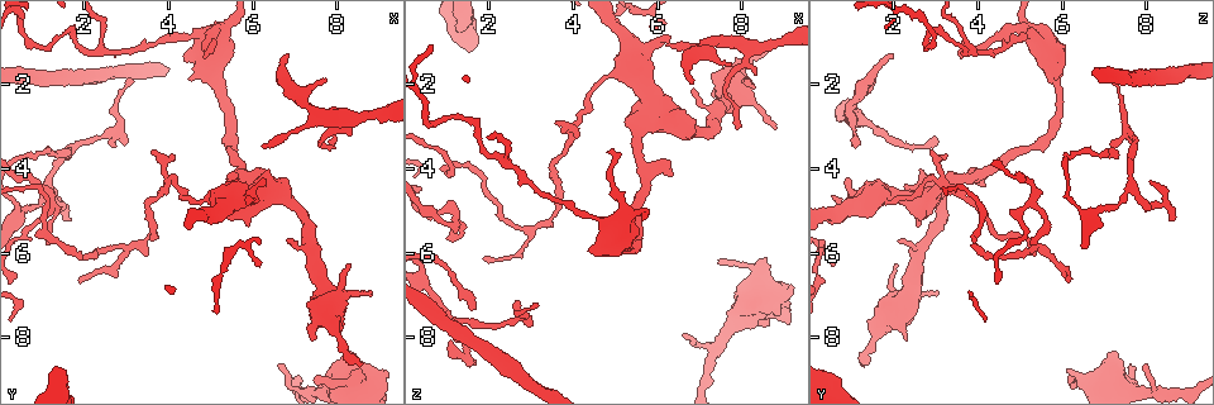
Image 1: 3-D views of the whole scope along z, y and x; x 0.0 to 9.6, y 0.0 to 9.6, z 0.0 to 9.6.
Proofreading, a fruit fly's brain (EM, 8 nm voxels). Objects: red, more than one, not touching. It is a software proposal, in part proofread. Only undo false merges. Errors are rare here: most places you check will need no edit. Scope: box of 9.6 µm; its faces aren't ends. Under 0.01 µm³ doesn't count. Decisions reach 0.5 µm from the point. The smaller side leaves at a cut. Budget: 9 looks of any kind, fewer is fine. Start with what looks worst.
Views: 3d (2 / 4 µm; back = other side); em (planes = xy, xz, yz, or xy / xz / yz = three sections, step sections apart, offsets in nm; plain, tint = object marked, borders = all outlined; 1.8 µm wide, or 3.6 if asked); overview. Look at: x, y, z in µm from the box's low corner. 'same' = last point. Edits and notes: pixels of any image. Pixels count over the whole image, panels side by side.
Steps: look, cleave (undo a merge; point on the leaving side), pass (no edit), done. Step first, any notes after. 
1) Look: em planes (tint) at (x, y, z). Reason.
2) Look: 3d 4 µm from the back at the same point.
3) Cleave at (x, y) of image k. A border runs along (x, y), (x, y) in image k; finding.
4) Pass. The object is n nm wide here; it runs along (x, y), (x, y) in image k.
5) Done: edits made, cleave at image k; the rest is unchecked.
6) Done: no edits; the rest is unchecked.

Look: 3d 2 µm from the back at (1.45, 4.80, 8.35). Sharp bend.

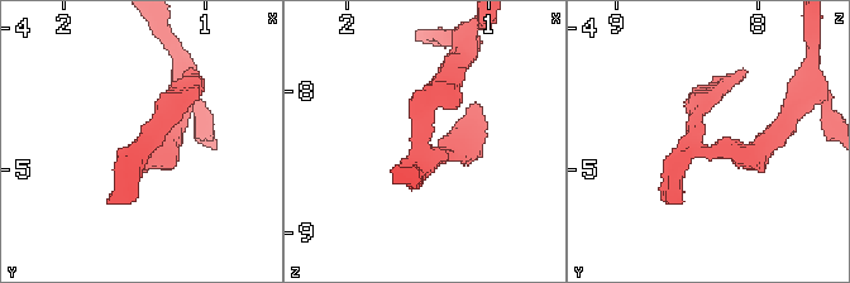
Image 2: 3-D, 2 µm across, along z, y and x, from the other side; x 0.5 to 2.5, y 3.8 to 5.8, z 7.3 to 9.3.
Look: em planes (plain) at (1.44, 4.88, 8.36).

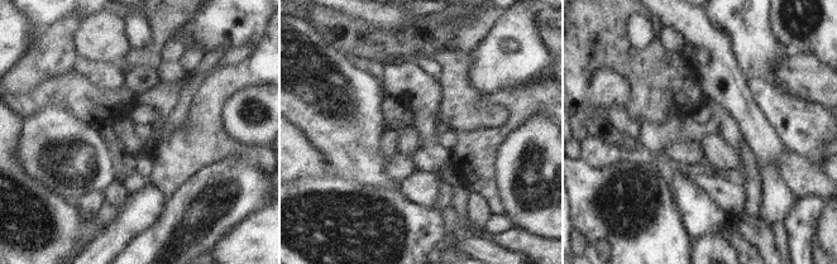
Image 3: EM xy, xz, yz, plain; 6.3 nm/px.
Look: em planes (tint) at the same point. Where the object lies.

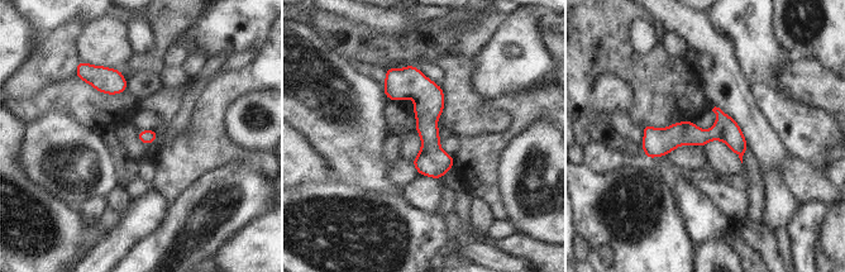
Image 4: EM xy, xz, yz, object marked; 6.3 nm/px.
Pass. The object is 100 nm wide here; it runs along (390, 71), (426, 105), (438, 175) in image 4; all the same neuron.

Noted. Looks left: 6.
Look: 3d 2 µm at (0.55, 5.05, 6.85). Two arms in line, one across.

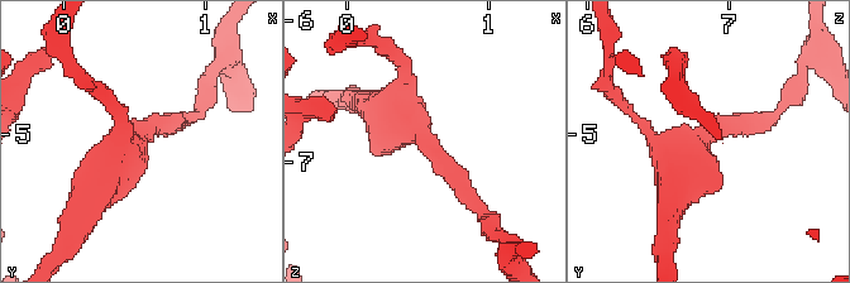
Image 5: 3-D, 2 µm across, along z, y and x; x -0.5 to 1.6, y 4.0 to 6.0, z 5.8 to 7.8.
Look: em 3.6 µm planes (plain) at (0.58, 4.98, 6.88). 3 arms meet here.

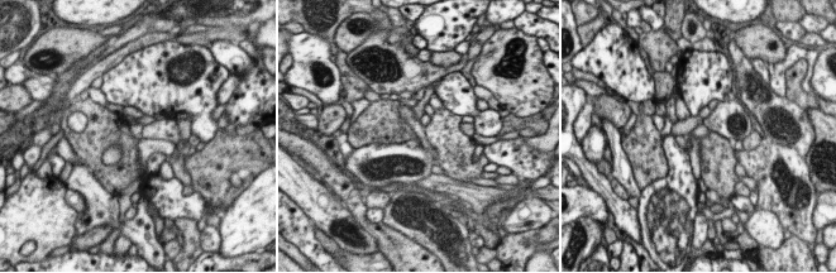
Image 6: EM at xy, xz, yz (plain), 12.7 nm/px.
Look: em 3.6 µm planes (tint) at the same point. With the object marked.

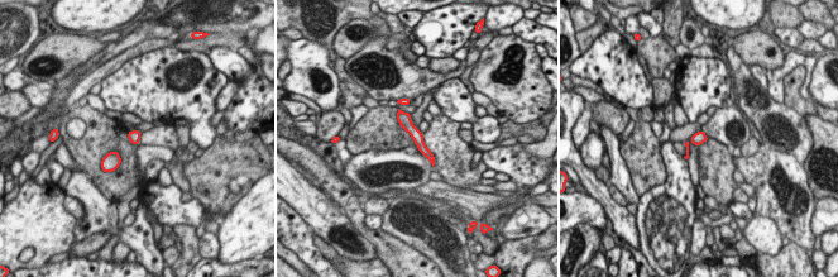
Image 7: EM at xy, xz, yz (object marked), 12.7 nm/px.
Pass. It runs along (400, 115), (429, 154) in image 7; continuous, no second neuron.

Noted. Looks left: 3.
Look: em planes (tint) at (2.40, 1.25, 3.80). Sharp bend.

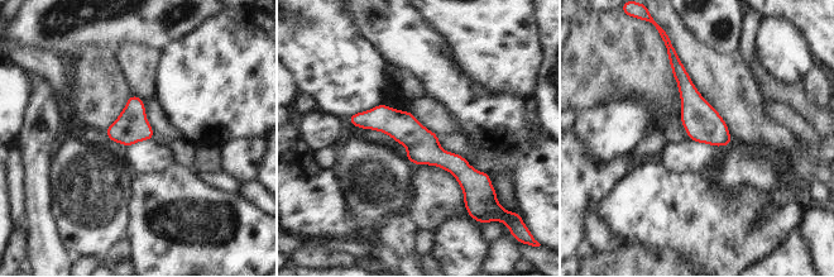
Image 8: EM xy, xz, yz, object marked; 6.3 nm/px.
Pass. The object is 200 nm wide here; it runs along (351, 118), (393, 122), (483, 175) in image 8; one neuron here.

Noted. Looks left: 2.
Look: em planes (plain) at (8.45, 9.05, 6.65). Sudden change in width.

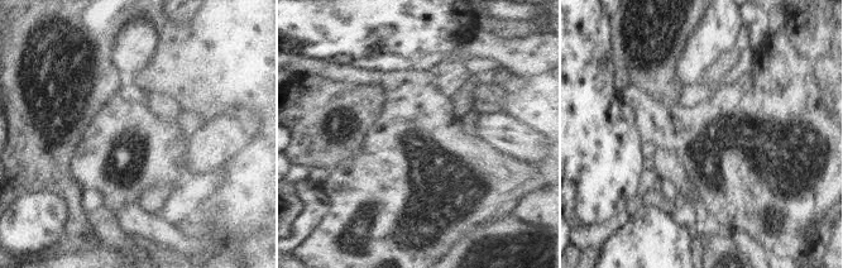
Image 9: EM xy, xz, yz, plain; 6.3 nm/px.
Look: em planes (tint) at the same point.

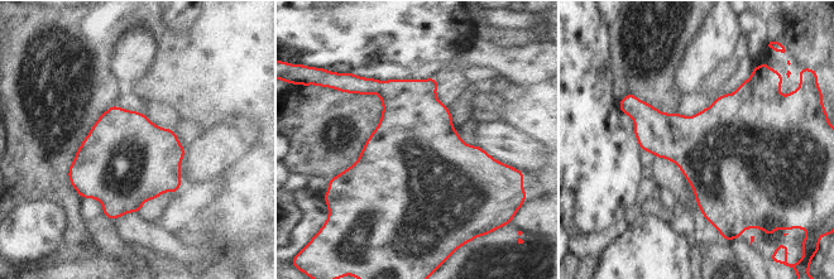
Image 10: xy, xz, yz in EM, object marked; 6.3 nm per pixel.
Pass. Continuous, no second neuron.

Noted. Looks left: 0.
Done: no edits; the rest is unchecked.

